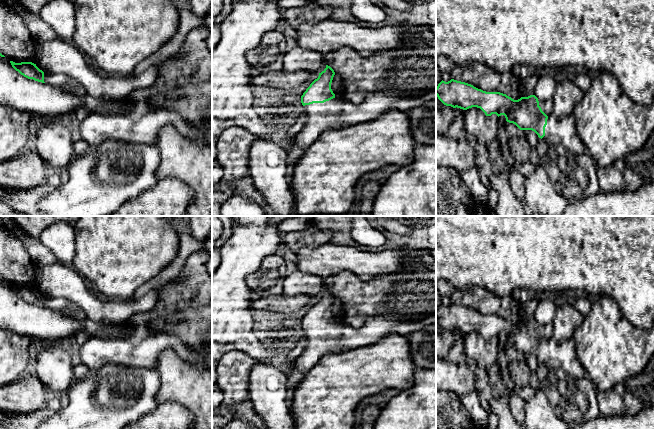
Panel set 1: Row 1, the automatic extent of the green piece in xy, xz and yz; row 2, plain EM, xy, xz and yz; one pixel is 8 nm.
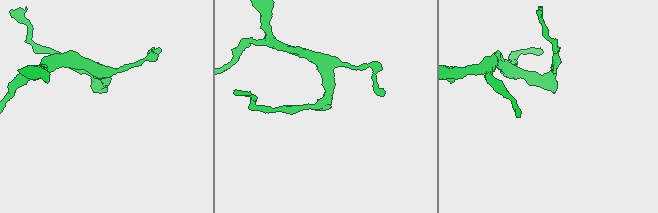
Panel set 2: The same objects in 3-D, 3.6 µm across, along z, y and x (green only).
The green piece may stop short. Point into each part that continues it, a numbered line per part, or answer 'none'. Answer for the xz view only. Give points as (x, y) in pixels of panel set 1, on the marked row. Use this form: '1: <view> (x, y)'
1: xz (320, 117)

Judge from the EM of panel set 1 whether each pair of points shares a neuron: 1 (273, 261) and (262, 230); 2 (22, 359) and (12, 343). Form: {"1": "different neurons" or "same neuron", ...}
{"1": "different neurons", "2": "same neuron"}

